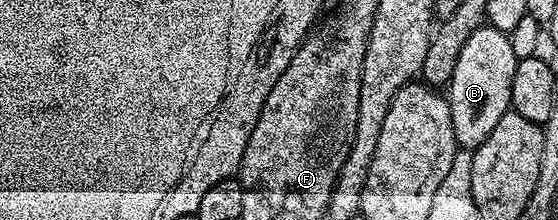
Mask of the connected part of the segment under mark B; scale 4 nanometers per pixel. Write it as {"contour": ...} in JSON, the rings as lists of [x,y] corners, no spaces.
{"contour":[[[492,27],[476,29],[471,39],[463,43],[463,51],[459,51],[459,63],[455,63],[455,71],[447,86],[449,114],[455,131],[455,139],[460,148],[470,151],[479,148],[487,139],[487,135],[495,131],[495,123],[499,123],[499,119],[503,119],[503,115],[510,112],[511,79],[515,79],[515,67],[518,60],[509,42],[509,34],[500,33],[498,29]]]}

